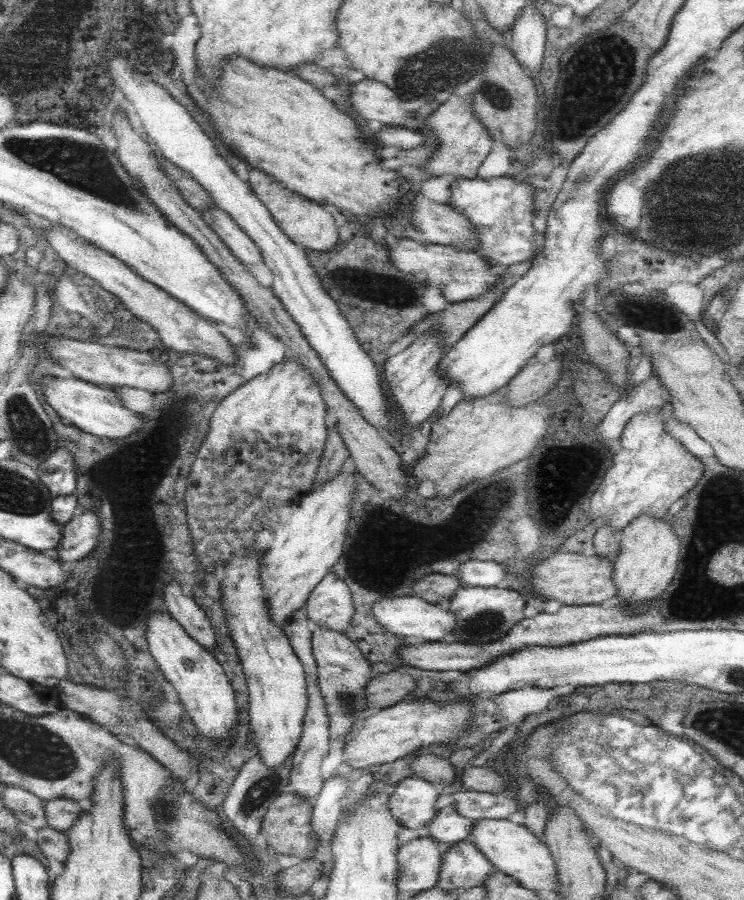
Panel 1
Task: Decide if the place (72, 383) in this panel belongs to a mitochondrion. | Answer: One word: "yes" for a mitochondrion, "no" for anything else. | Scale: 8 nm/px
no

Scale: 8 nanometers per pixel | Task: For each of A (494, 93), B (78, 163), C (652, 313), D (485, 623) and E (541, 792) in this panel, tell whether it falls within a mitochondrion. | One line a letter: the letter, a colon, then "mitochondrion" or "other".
A: mitochondrion
B: mitochondrion
C: mitochondrion
D: mitochondrion
E: other

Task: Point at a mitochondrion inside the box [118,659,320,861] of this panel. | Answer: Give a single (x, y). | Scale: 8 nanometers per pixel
(263, 790)

